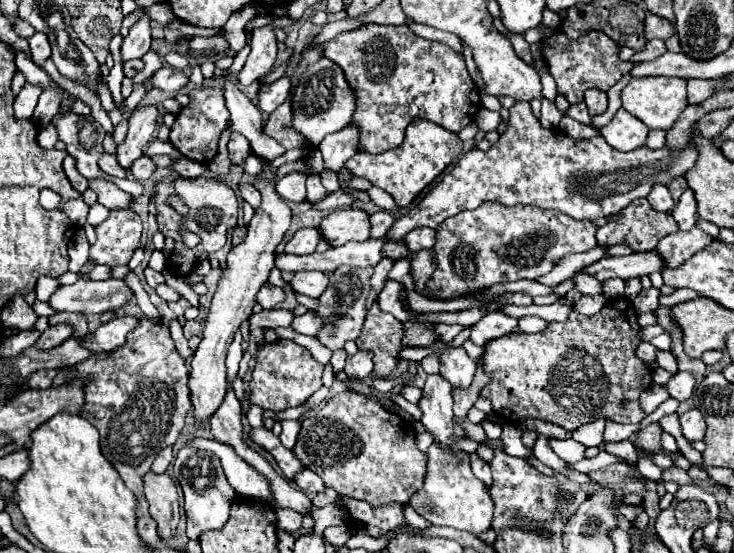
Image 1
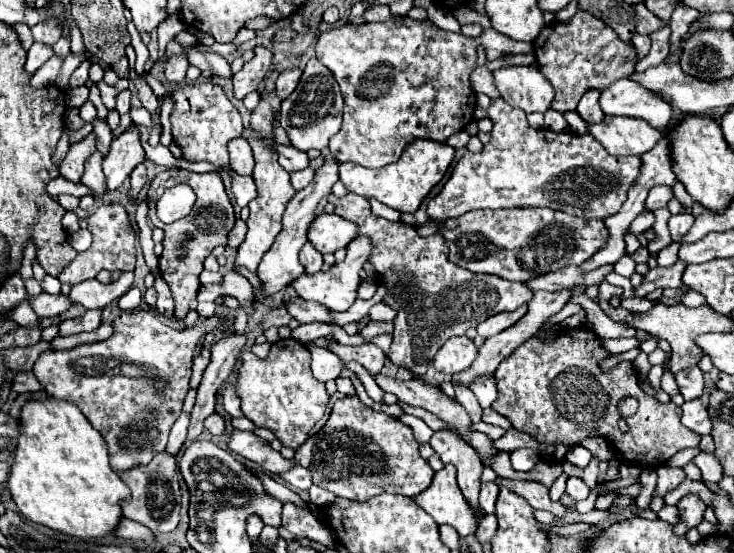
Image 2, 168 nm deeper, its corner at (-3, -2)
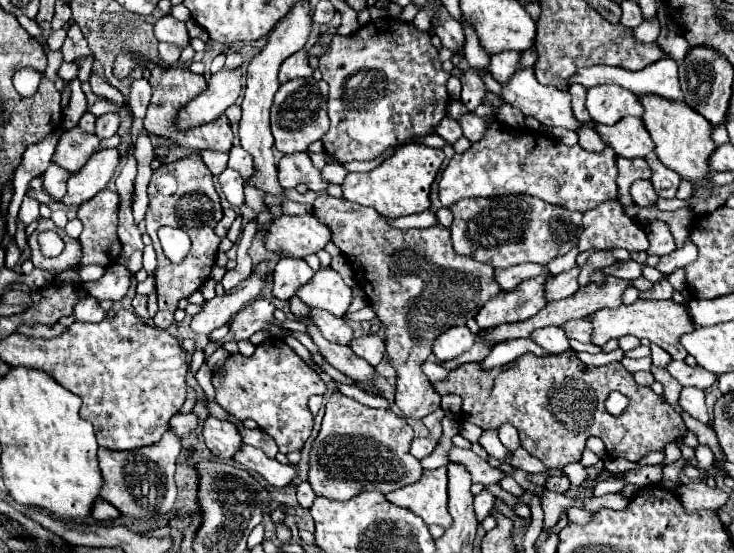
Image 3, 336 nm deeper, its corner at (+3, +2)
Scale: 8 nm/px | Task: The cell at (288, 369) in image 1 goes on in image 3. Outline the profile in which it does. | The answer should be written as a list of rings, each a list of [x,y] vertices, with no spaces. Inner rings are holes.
[[[270,336],[258,344],[256,352],[248,358],[242,354],[230,354],[220,368],[222,372],[212,376],[216,404],[238,420],[256,420],[258,426],[276,440],[282,454],[304,446],[314,424],[308,410],[308,398],[324,394],[326,384],[282,338]]]

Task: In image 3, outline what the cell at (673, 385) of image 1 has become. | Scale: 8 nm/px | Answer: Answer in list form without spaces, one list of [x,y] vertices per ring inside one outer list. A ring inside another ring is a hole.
[[[672,360],[672,362],[666,366],[666,370],[668,370],[682,386],[696,386],[696,388],[700,388],[700,390],[708,390],[708,388],[718,380],[716,374],[712,374],[712,372],[700,368],[700,366],[694,366],[694,368],[692,368],[692,366],[688,366],[686,362],[676,362],[676,360]]]

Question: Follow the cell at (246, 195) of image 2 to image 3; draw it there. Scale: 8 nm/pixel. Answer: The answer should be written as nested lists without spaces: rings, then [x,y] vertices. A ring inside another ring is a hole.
[[[226,168],[220,176],[218,176],[218,182],[220,182],[220,186],[222,186],[222,192],[224,192],[224,196],[226,196],[226,200],[234,206],[234,208],[238,208],[238,206],[242,206],[244,204],[244,180],[242,180],[242,176],[236,172],[236,170],[230,170],[230,168]]]

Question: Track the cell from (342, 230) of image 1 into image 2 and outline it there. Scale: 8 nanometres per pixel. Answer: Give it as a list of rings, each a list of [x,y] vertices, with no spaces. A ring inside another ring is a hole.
[[[338,214],[316,216],[316,222],[312,222],[312,230],[308,230],[308,240],[322,254],[346,248],[356,236],[358,236],[358,226],[352,224],[350,220],[344,220]]]

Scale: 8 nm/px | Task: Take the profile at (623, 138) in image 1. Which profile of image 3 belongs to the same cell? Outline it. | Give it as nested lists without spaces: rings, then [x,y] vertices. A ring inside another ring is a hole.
[[[622,118],[614,126],[596,126],[596,130],[604,144],[624,158],[644,158],[654,150],[654,142],[640,118]]]

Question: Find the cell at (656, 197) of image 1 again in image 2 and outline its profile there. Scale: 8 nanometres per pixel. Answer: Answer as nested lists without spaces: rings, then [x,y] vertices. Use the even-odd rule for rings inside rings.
[[[654,186],[646,198],[646,208],[648,210],[658,210],[658,208],[666,208],[668,202],[674,198],[672,188],[670,186]]]

